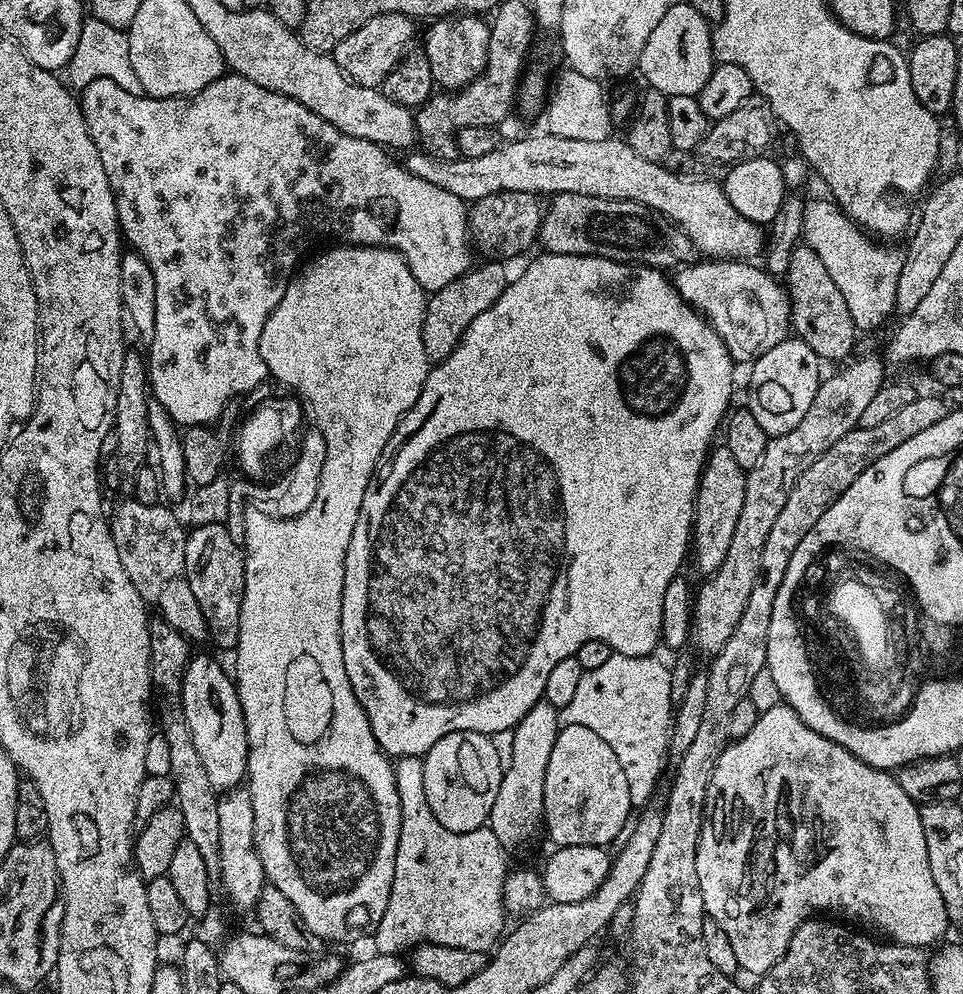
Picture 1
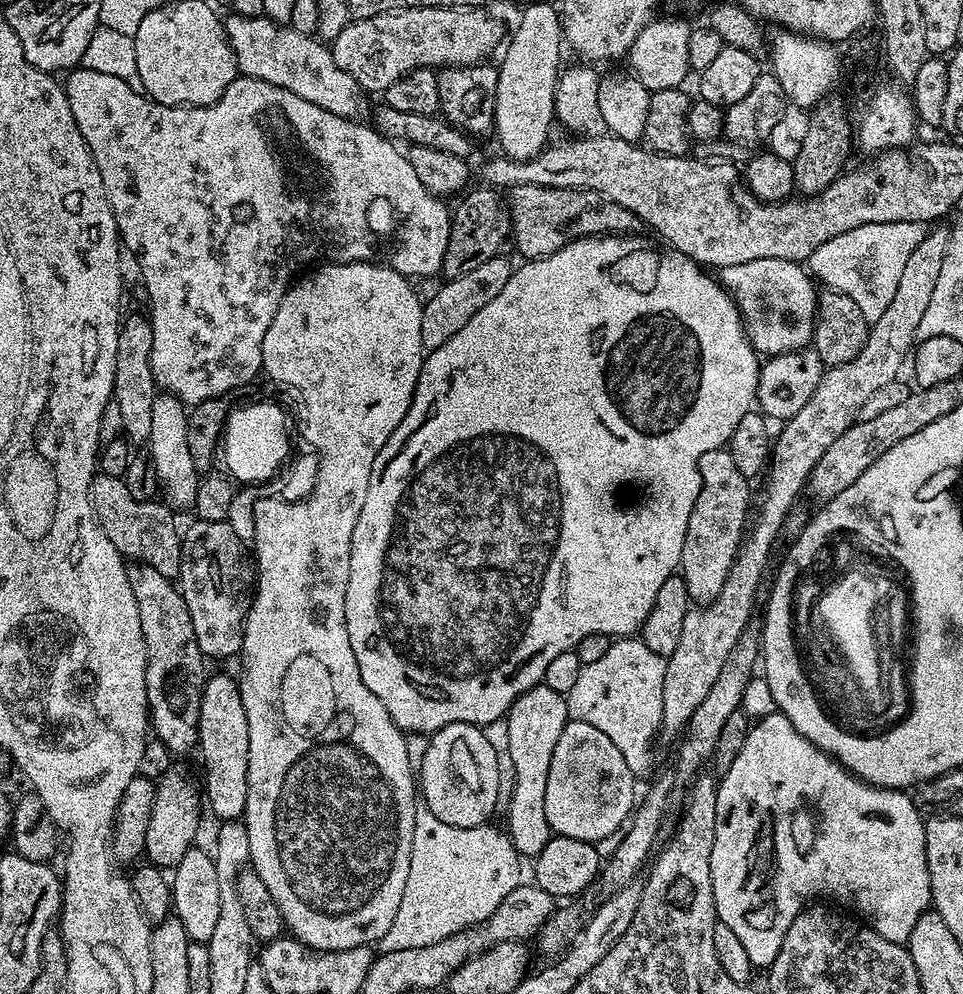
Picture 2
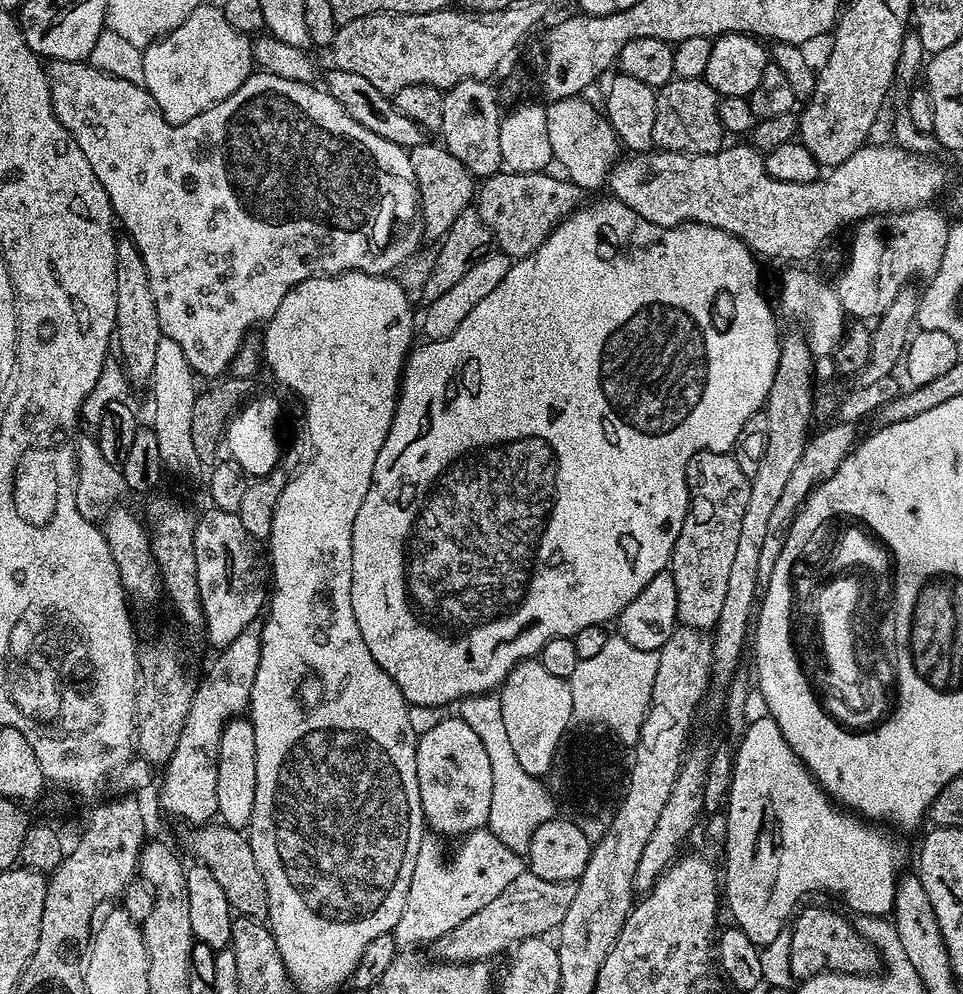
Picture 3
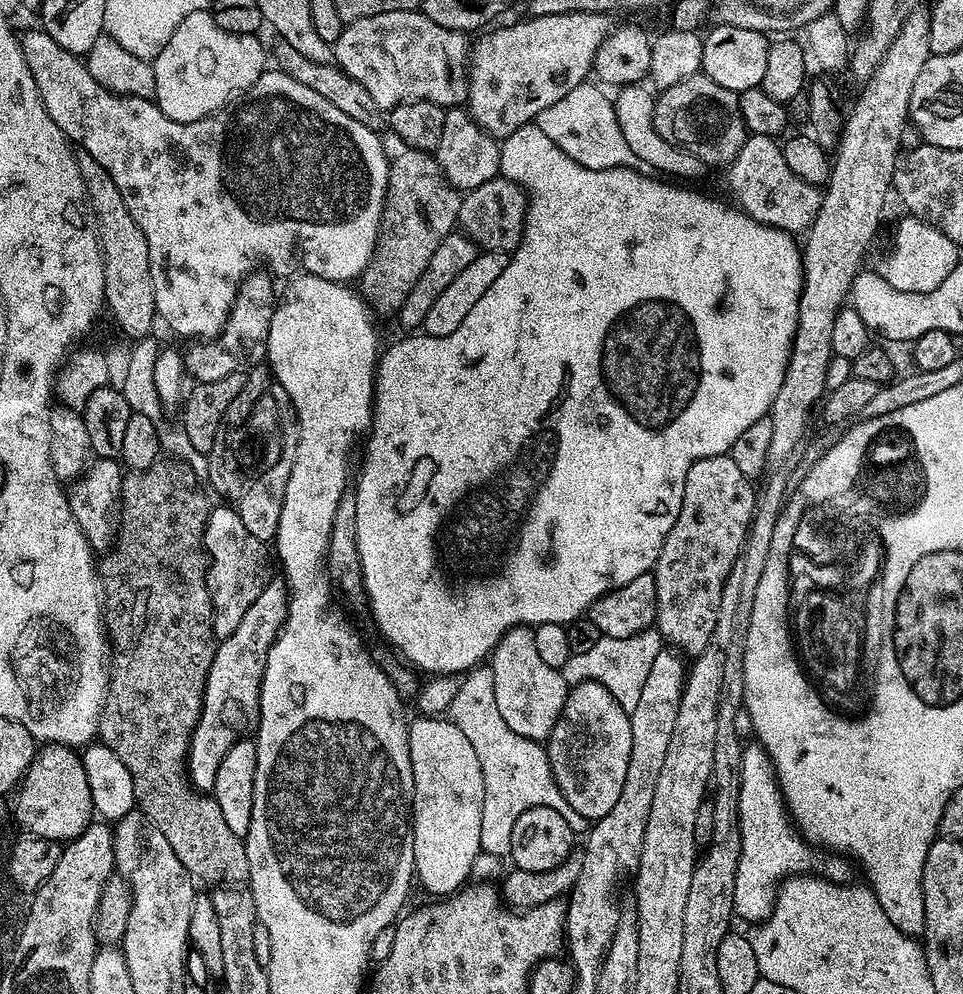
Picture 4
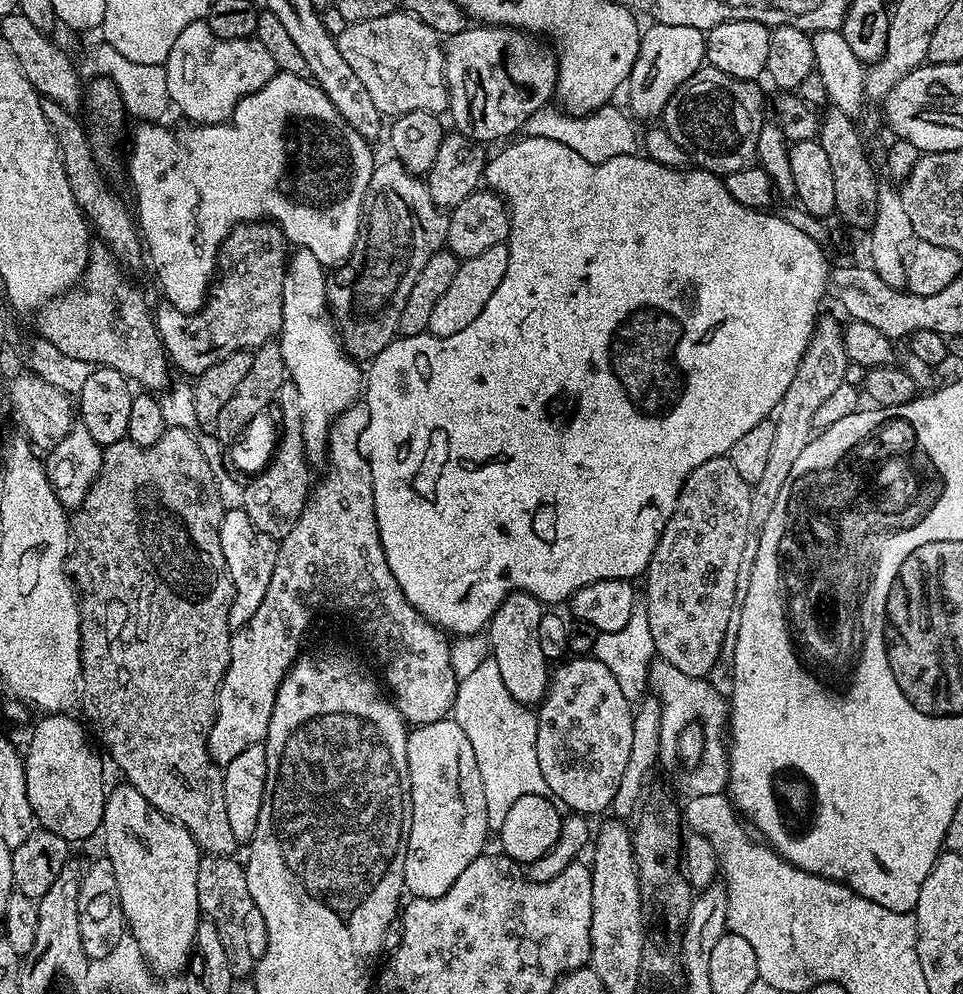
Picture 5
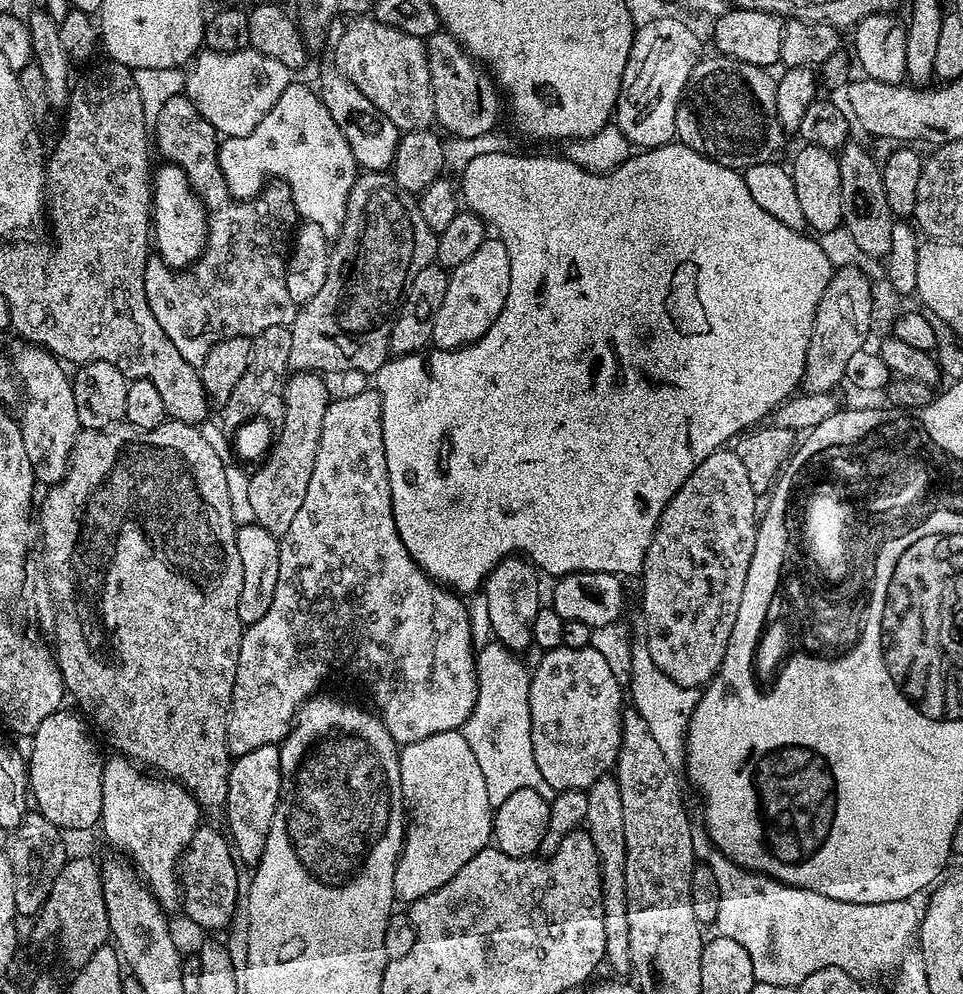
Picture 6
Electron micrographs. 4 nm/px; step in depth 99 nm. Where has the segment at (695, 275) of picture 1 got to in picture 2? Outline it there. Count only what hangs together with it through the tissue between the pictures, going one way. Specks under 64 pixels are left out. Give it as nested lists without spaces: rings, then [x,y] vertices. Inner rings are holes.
[[[754,258],[754,262],[719,269],[718,280],[731,292],[746,321],[748,341],[761,357],[797,352],[811,345],[818,284],[803,263],[782,258]]]

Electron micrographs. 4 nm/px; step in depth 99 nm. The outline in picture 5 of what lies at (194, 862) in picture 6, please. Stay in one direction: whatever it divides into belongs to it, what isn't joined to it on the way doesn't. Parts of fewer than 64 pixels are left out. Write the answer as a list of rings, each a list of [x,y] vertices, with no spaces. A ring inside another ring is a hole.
[[[201,855],[198,866],[198,902],[201,913],[218,930],[218,938],[222,942],[222,950],[226,950],[226,958],[230,962],[233,977],[251,977],[256,961],[264,953],[266,938],[266,922],[262,918],[262,910],[250,898],[250,886],[246,886],[244,864],[232,860],[231,855]]]

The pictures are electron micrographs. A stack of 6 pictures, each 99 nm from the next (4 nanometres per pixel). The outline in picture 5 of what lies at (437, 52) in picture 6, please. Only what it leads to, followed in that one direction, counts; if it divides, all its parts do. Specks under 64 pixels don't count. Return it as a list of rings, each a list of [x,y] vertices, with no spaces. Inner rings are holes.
[[[469,26],[458,34],[447,37],[443,45],[444,73],[448,83],[447,115],[452,116],[452,124],[456,127],[453,129],[461,136],[468,136],[477,142],[503,141],[505,138],[515,137],[521,131],[526,118],[545,107],[551,101],[548,99],[553,99],[558,56],[543,39],[533,38],[518,28]]]

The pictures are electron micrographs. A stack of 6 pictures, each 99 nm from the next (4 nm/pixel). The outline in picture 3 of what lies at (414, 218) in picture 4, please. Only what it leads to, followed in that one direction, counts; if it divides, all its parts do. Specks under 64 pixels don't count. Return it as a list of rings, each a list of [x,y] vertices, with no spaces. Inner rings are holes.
[[[425,142],[407,149],[407,153],[416,175],[418,216],[422,221],[423,235],[442,238],[450,226],[454,226],[454,218],[458,218],[458,214],[462,214],[473,203],[477,181],[466,170],[466,166],[462,166],[462,162],[458,162],[458,158],[454,158],[439,143]]]

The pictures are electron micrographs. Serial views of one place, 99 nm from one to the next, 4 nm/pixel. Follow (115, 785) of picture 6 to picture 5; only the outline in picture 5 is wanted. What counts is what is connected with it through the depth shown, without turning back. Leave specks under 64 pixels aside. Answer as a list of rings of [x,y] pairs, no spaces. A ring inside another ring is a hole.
[[[120,782],[116,789],[112,788],[107,793],[103,836],[102,852],[113,864],[127,931],[137,939],[145,962],[157,977],[179,977],[187,968],[188,958],[194,951],[196,928],[202,919],[198,902],[198,866],[202,849],[181,824],[177,824],[169,816],[163,816],[150,802],[146,802],[146,798],[142,798],[142,794],[138,794],[133,784],[127,782]]]

